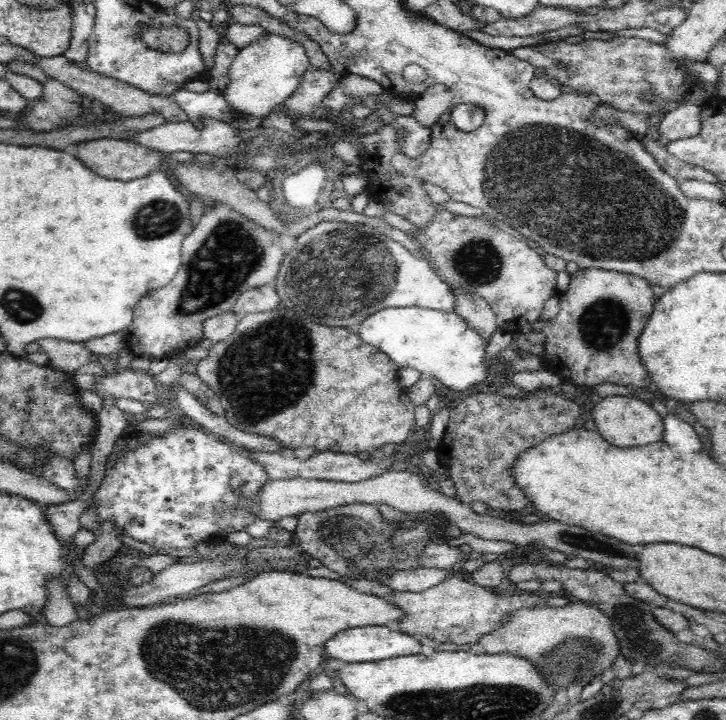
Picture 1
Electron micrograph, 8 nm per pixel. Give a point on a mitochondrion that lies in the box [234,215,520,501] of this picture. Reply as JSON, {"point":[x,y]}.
{"point":[331,279]}

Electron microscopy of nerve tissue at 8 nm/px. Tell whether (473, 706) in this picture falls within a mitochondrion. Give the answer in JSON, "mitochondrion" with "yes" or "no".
{"mitochondrion":"yes"}

